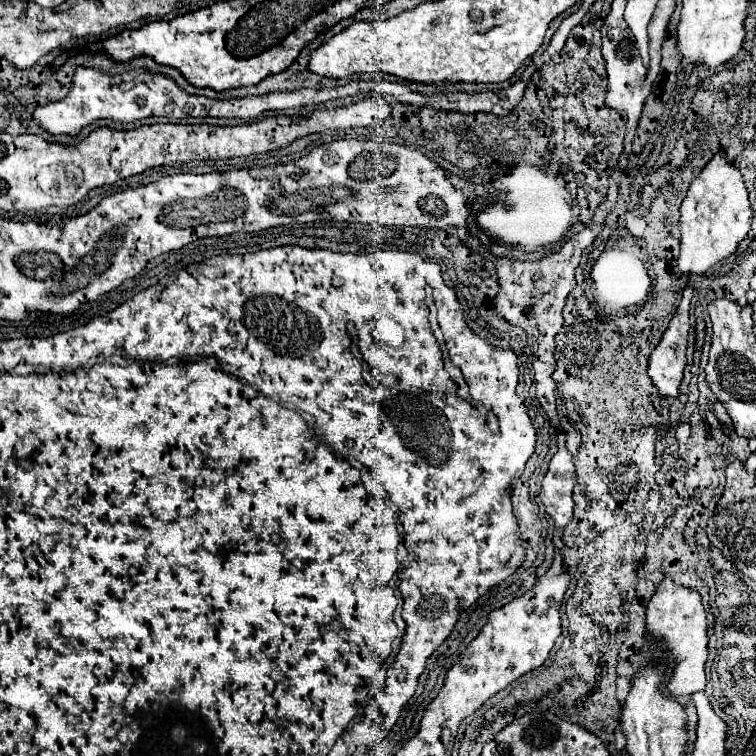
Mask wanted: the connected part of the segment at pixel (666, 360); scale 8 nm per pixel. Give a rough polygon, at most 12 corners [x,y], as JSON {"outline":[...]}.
{"outline":[[689,301],[671,319],[649,357],[649,377],[661,397],[677,397],[685,369]]}

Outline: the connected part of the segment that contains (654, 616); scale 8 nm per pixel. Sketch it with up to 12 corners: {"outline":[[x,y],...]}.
{"outline":[[665,577],[647,633],[677,665],[673,697],[703,691],[707,617],[699,591]]}

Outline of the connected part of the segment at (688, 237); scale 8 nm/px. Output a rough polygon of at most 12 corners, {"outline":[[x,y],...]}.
{"outline":[[715,155],[681,207],[681,273],[735,253],[753,211]]}

